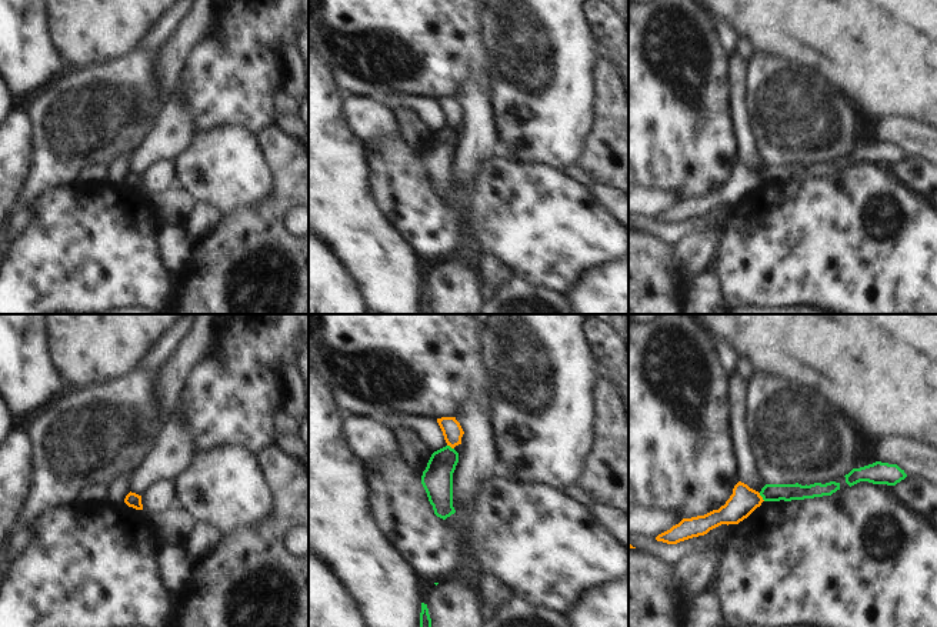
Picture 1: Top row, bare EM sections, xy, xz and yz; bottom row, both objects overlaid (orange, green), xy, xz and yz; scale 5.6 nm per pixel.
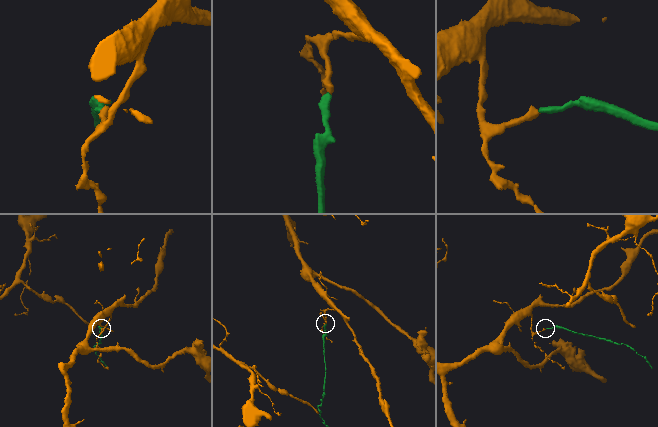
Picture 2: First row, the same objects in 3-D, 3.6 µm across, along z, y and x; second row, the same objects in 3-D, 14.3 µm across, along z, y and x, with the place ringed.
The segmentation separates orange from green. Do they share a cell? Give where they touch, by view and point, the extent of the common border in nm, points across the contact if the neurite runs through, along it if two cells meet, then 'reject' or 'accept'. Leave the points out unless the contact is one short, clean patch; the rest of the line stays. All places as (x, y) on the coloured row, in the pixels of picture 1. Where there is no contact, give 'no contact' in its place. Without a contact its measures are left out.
yz (762, 497) | 60 nm | along yz (759, 493), (764, 500) | reject

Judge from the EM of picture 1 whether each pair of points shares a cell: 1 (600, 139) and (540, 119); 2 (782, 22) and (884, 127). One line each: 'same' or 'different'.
1: different
2: different

